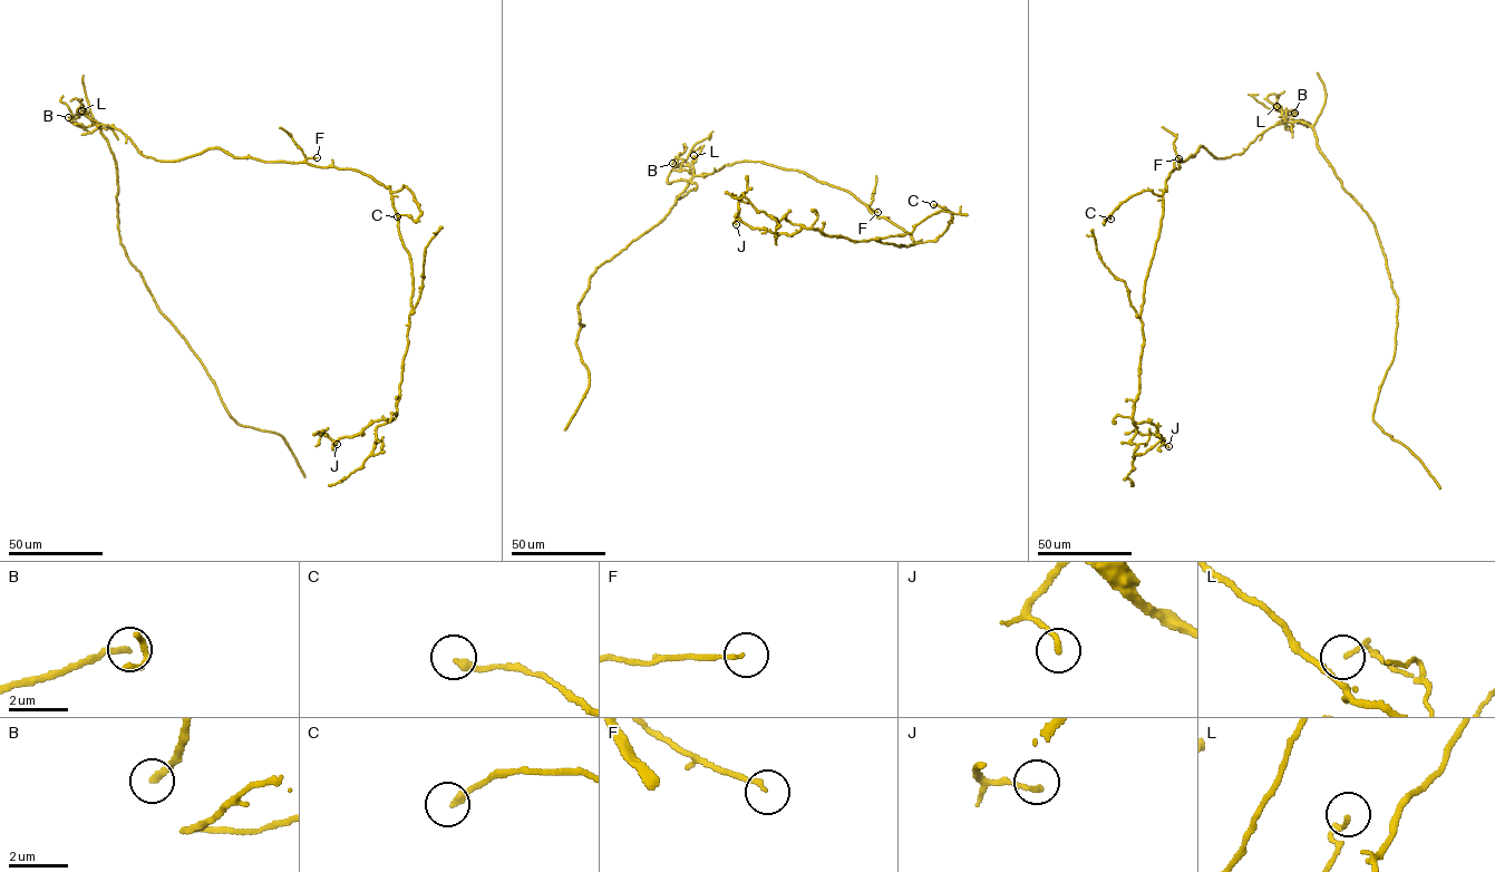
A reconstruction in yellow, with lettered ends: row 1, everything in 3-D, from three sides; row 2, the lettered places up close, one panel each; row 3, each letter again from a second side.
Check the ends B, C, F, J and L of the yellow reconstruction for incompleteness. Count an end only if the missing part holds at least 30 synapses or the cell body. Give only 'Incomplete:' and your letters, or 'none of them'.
Incomplete: none of them

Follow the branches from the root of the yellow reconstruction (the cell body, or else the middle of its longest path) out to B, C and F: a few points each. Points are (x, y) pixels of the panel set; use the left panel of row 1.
B: (171, 161), (143, 156), (115, 127), (98, 123), (89, 133), (68, 117)
C: (171, 161), (217, 147), (238, 157), (353, 170), (391, 192), (413, 192), (420, 215), (397, 216)
F: (171, 161), (215, 147), (235, 157), (267, 162), (302, 162), (317, 157)

